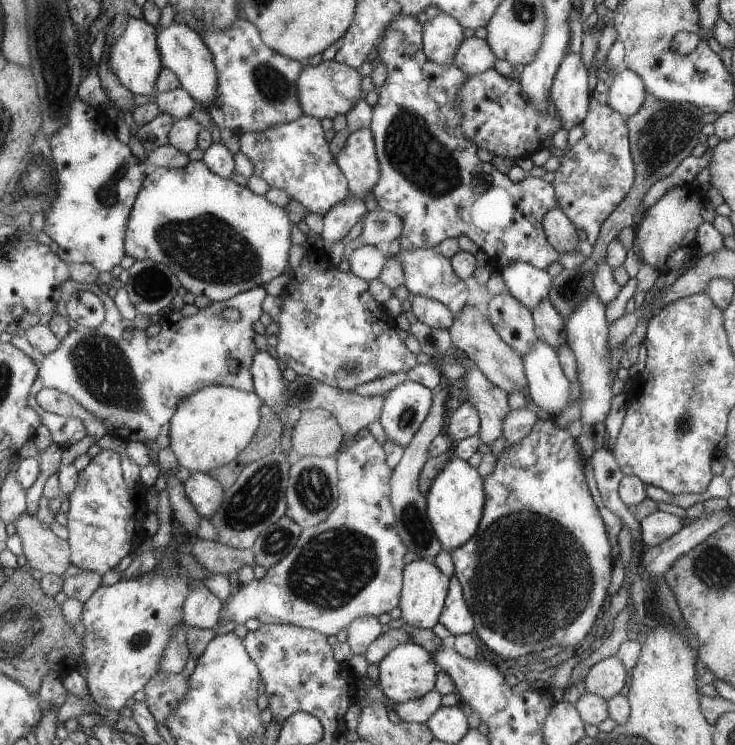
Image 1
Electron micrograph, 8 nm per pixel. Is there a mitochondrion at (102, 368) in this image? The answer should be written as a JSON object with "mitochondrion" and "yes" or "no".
{"mitochondrion":"yes"}

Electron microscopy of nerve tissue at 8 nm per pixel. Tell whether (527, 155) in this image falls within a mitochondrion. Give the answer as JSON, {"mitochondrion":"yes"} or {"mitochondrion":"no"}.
{"mitochondrion":"no"}

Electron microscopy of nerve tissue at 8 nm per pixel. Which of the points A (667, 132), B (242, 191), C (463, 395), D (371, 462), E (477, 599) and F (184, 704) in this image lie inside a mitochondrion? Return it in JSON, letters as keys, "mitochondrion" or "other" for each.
{"A":"mitochondrion","B":"other","C":"other","D":"other","E":"mitochondrion","F":"other"}

